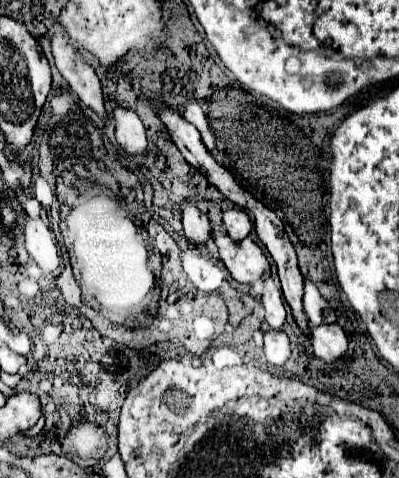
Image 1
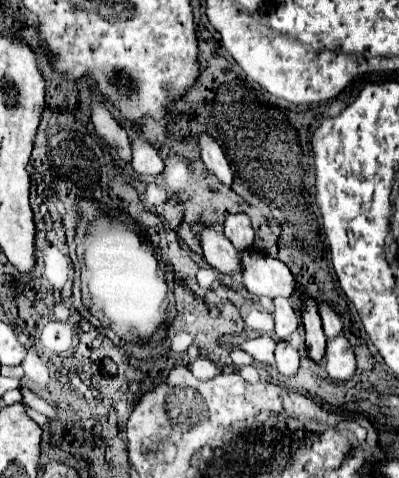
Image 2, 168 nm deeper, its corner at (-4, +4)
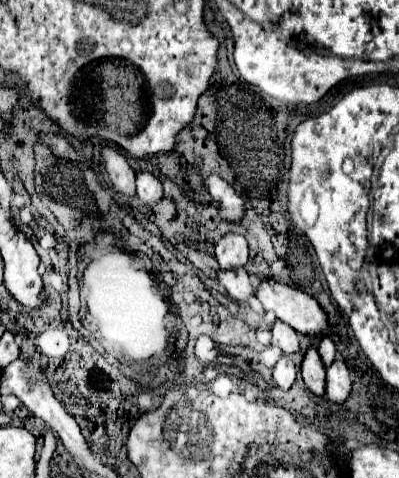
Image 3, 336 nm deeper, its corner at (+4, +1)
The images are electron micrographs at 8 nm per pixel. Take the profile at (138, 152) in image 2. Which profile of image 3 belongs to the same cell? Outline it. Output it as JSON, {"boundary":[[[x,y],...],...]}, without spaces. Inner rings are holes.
{"boundary":[[[150,171],[136,173],[136,195],[146,203],[156,203],[162,197],[162,183]]]}

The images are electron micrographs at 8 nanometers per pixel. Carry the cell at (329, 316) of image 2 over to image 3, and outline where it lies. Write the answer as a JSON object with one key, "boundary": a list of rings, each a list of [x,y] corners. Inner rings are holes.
{"boundary":[[[324,335],[324,337],[320,339],[320,343],[318,343],[318,353],[320,353],[324,365],[332,363],[332,359],[334,359],[334,355],[336,355],[336,347],[334,347],[334,343],[332,343],[332,339],[330,339],[328,335]]]}

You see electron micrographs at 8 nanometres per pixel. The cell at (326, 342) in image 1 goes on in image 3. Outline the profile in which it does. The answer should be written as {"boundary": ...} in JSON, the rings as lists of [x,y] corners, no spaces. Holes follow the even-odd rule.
{"boundary":[[[340,359],[332,361],[332,365],[326,367],[326,397],[334,403],[342,403],[348,397],[350,387],[352,379],[346,363]]]}

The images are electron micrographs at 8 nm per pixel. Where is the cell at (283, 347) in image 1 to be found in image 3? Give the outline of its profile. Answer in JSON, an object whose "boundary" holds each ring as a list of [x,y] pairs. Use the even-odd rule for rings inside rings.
{"boundary":[[[282,355],[278,359],[278,363],[272,369],[272,377],[274,377],[274,383],[280,389],[290,389],[292,387],[294,379],[296,379],[296,367],[294,367],[294,363],[288,355]]]}

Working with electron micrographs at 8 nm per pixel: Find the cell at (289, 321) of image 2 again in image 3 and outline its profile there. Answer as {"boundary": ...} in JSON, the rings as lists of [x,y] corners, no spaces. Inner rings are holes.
{"boundary":[[[276,319],[270,331],[272,331],[272,345],[274,345],[274,347],[280,347],[286,355],[296,353],[296,351],[300,349],[298,333],[296,333],[292,327],[288,327],[284,321]]]}

